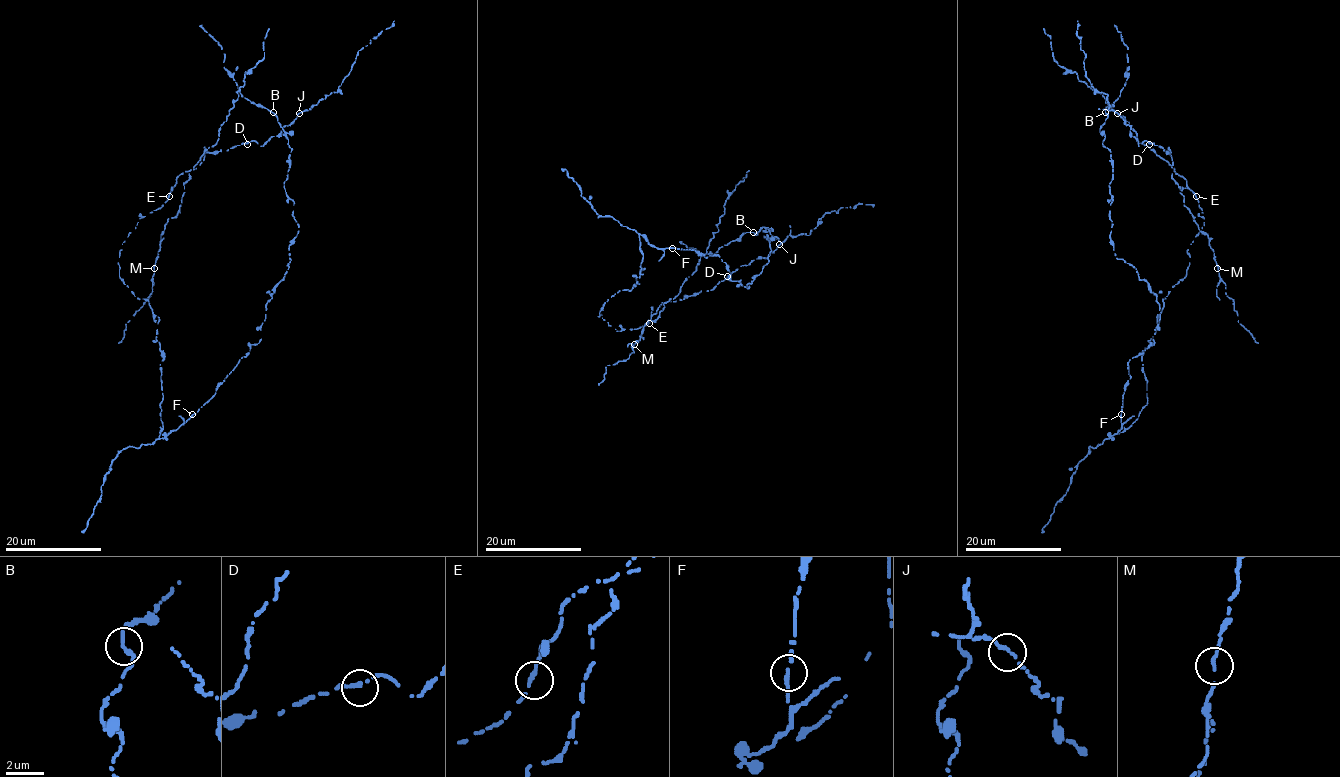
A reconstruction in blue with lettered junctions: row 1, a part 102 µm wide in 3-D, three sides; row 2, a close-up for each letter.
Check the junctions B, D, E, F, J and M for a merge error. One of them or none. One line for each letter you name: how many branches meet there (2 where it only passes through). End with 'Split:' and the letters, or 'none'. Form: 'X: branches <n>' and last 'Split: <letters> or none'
M: branches 2
Split: M

